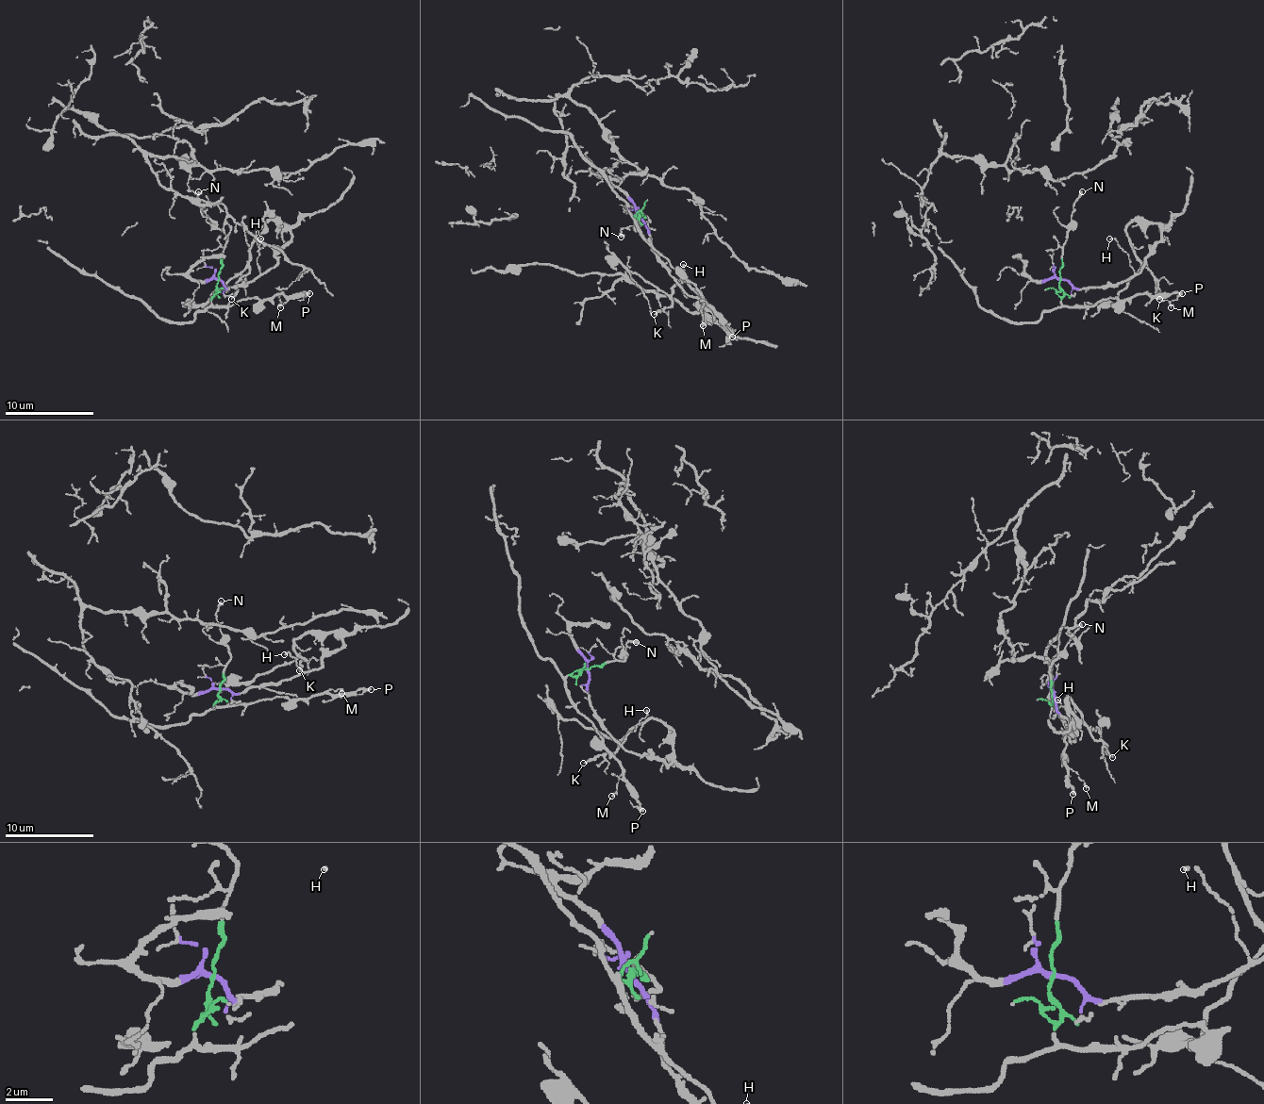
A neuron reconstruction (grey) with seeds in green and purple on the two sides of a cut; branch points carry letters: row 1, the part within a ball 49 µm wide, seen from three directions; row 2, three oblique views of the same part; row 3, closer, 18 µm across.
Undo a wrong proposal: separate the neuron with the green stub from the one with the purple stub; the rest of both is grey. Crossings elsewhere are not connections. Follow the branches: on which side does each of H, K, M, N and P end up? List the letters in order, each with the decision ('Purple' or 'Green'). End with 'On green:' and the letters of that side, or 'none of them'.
H: Purple
K: Purple
M: Green
N: Green
P: Green
On green: M, N, P

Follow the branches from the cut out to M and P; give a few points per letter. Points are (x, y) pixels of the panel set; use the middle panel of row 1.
M: (640, 215), (633, 215), (638, 230), (700, 292), (702, 325)
P: (640, 215), (633, 215), (636, 226), (695, 286), (733, 337)

